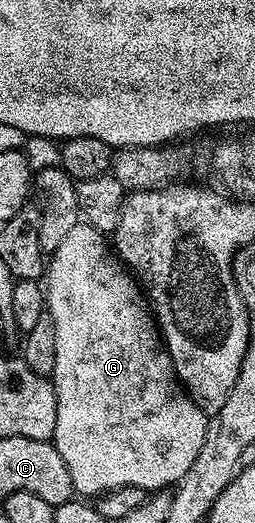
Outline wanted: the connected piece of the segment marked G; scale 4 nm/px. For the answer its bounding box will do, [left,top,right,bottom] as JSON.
[47,223,210,499]

